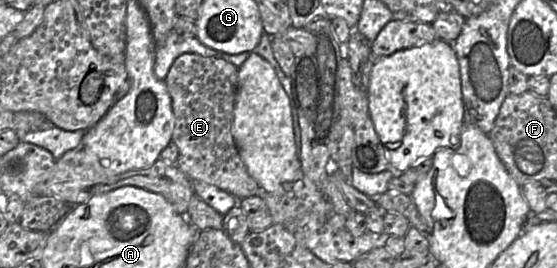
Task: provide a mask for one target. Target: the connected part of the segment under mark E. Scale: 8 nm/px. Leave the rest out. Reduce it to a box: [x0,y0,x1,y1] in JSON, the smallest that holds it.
[164,54,262,201]

